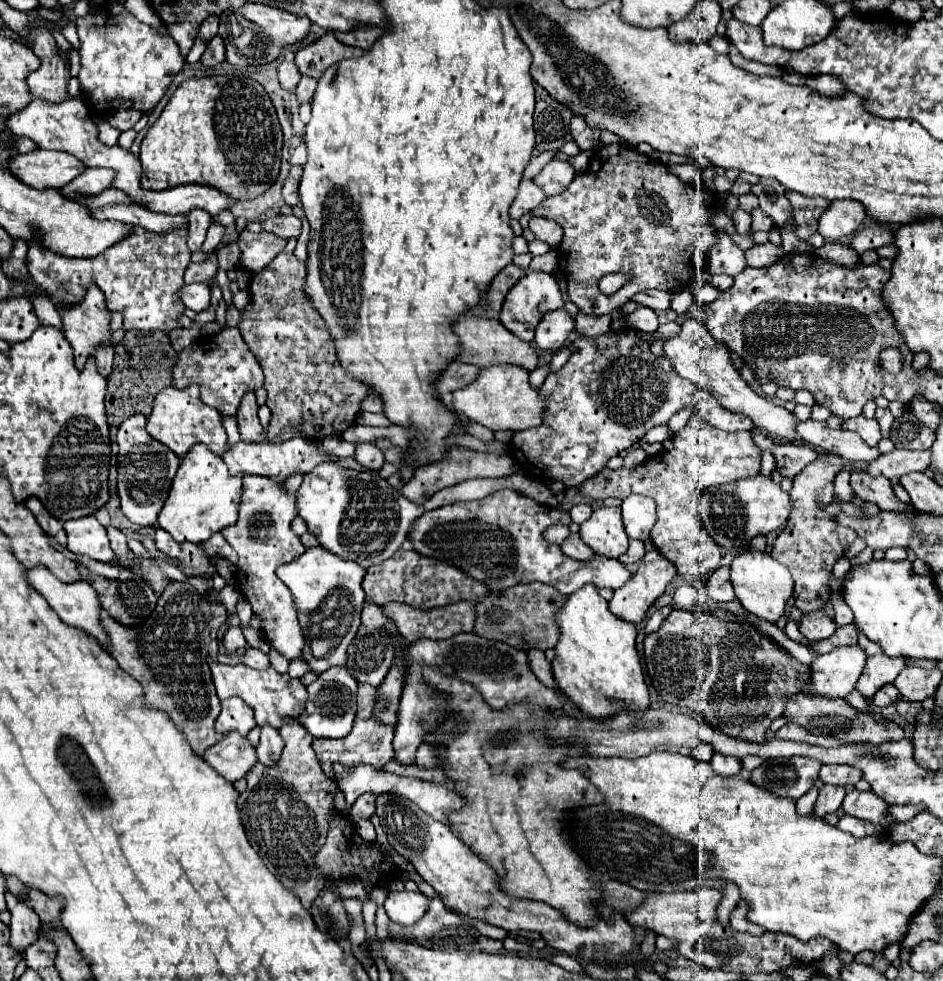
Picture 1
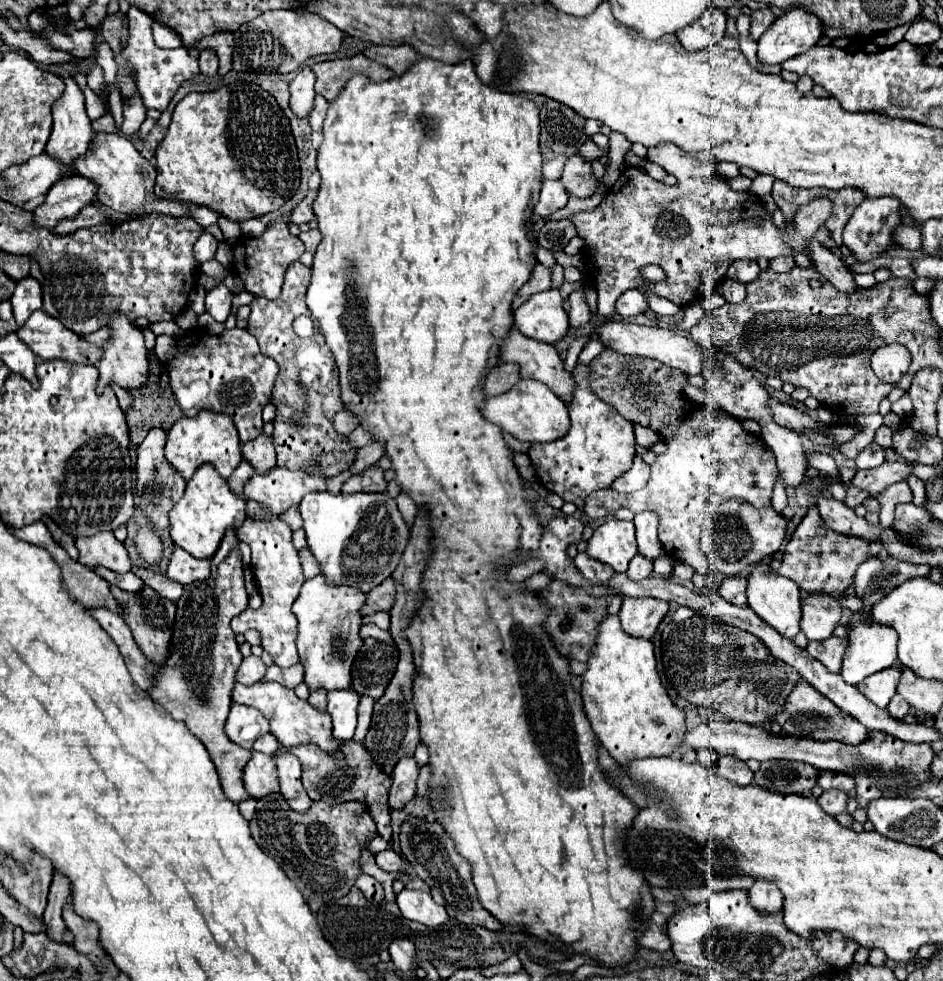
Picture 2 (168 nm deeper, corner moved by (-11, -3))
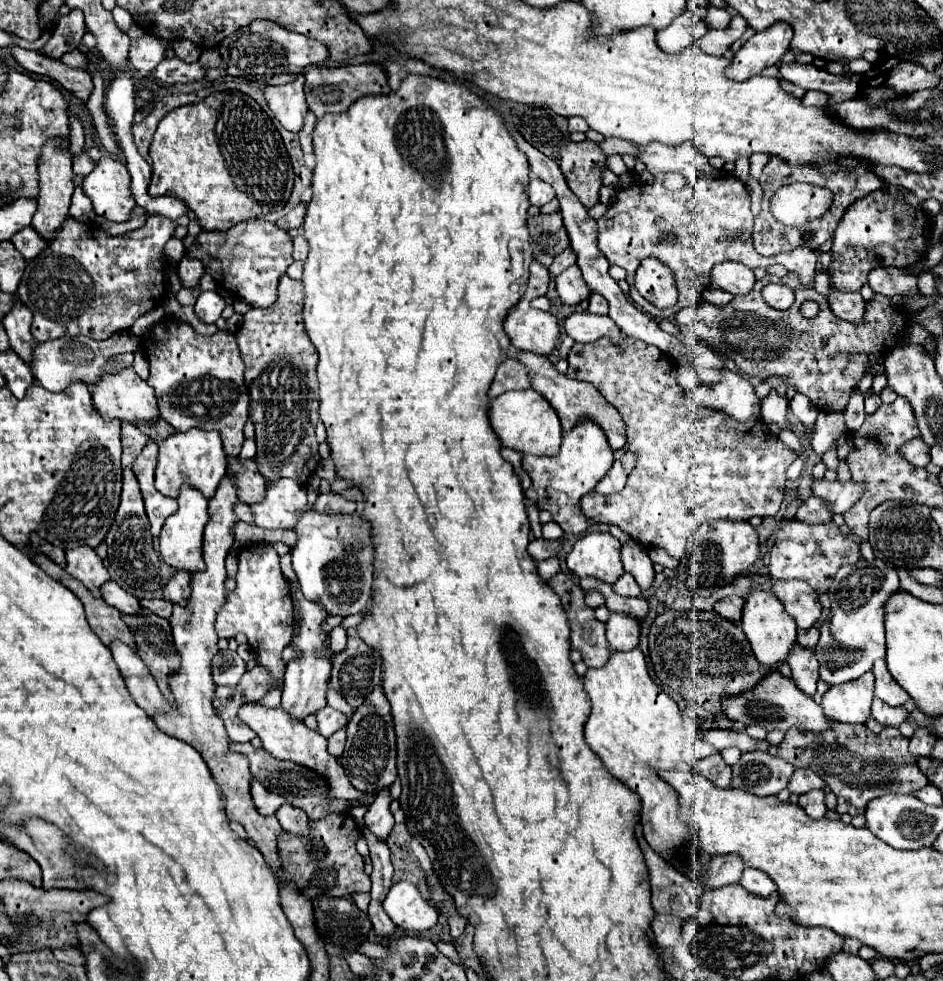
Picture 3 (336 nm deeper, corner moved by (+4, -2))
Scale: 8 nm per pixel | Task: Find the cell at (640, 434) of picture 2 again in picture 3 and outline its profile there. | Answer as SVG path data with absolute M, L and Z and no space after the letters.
M514 349L514 351L512 351L512 357L518 359L518 361L528 369L528 377L530 377L532 389L538 391L538 393L554 407L554 411L556 411L558 417L560 417L560 423L562 423L562 429L564 429L564 431L568 431L570 427L574 427L574 425L576 425L574 421L580 419L580 415L588 415L588 417L592 417L592 419L596 419L596 421L602 423L604 433L608 435L610 447L612 447L614 451L624 449L624 445L626 445L626 423L622 421L620 413L618 413L612 405L608 405L606 399L604 399L592 385L588 385L588 383L584 383L584 381L580 383L580 381L576 381L576 379L570 379L570 377L558 373L558 369L556 369L556 367L548 361L548 357L544 357L544 355L526 353L526 351Z

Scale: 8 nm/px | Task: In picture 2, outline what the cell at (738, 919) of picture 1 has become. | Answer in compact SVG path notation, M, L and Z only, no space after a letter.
M755 880L749 890L749 900L751 906L761 914L773 914L783 908L783 894L769 880Z

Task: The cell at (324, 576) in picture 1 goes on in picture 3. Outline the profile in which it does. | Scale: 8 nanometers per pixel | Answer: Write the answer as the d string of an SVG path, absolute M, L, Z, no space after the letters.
M300 589L292 591L294 605L294 621L292 621L292 641L290 647L298 651L298 657L286 665L284 685L282 685L282 707L296 715L296 719L304 719L310 713L316 713L320 707L326 707L326 693L330 687L332 673L332 651L330 651L330 635L322 629L328 619L328 611L322 603L310 601L302 595Z

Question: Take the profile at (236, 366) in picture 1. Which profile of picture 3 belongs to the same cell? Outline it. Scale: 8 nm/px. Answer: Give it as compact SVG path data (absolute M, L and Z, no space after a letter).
M166 319L154 325L144 335L144 353L150 361L150 377L148 385L154 387L160 415L176 429L188 431L192 427L200 429L216 429L222 437L224 451L228 457L236 457L244 443L244 423L248 421L248 407L250 407L250 393L244 379L244 361L238 351L238 343L232 333L216 331L214 335L198 335L188 323L178 319Z

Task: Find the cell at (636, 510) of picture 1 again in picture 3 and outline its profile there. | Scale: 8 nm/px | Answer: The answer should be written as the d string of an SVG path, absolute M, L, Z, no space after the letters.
M628 535L628 539L622 543L620 553L622 553L624 569L634 575L634 579L638 581L638 585L642 589L648 589L654 581L654 569L652 569L652 561L648 557L648 551Z

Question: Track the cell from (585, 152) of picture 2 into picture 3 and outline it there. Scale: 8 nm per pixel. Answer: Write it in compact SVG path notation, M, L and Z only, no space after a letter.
M616 137L604 139L598 147L600 147L602 153L606 153L606 155L614 155L614 153L630 153L630 155L636 157L638 151L640 151L640 145L632 145L632 143L624 141L624 139L616 139Z

